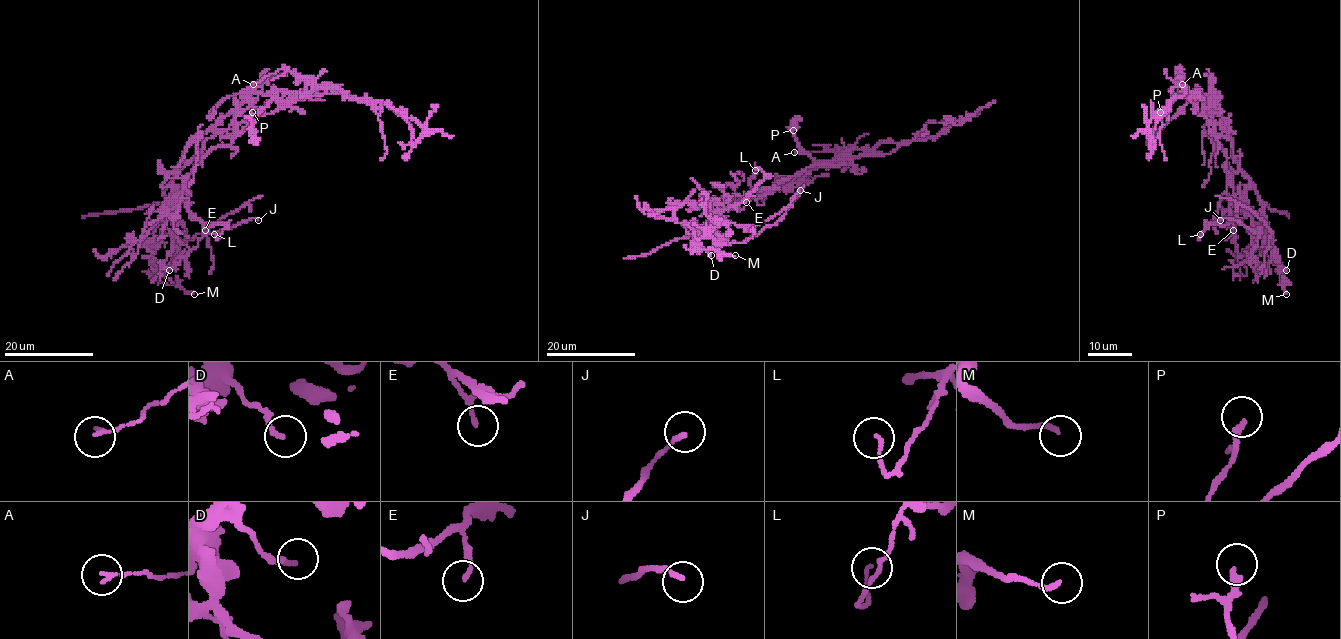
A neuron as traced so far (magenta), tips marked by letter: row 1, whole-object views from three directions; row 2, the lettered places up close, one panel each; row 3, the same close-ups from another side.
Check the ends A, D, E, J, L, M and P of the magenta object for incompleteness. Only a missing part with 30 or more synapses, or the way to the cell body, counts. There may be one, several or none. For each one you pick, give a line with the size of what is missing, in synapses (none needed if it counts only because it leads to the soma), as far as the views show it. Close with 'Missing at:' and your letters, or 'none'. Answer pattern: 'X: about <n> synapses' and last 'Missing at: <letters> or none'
Missing at: none

